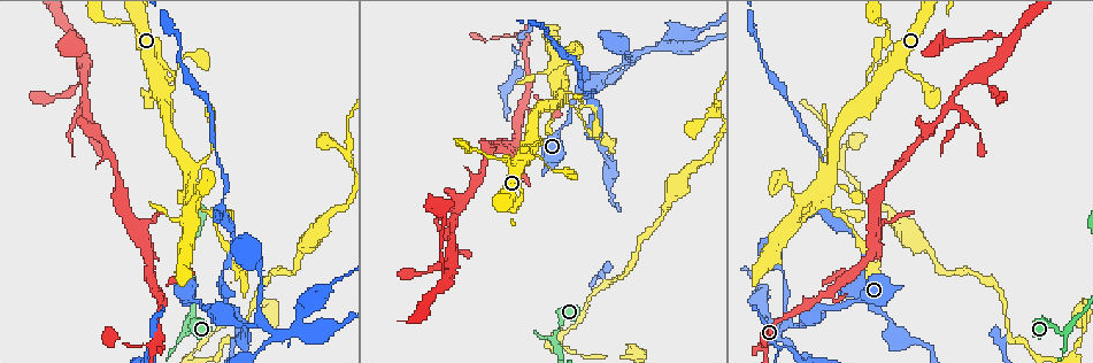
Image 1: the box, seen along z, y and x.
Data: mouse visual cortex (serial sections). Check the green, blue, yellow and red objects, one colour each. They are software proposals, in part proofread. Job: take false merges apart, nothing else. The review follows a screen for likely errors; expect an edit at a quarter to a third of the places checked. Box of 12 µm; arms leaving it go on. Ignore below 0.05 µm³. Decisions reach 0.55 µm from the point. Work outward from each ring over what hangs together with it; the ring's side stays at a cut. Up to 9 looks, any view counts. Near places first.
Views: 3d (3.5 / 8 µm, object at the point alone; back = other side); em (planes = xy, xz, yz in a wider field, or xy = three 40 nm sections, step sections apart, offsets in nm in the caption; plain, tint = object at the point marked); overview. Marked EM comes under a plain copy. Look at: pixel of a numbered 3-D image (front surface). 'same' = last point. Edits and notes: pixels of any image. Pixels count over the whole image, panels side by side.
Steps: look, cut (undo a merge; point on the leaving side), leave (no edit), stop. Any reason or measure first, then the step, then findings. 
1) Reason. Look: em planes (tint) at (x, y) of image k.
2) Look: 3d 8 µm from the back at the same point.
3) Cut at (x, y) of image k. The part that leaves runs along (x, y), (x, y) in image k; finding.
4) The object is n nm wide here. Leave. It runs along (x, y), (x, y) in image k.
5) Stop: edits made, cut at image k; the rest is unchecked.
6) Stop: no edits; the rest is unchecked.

Sharp bend. Look: em planes (tint) at (553, 339) of image 1.

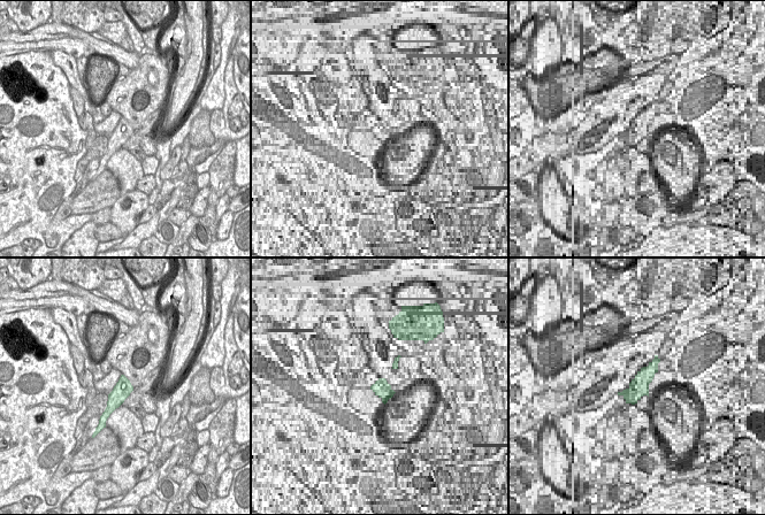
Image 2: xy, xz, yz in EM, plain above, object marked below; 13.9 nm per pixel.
Look: 3d 3.5 µm at the same point.

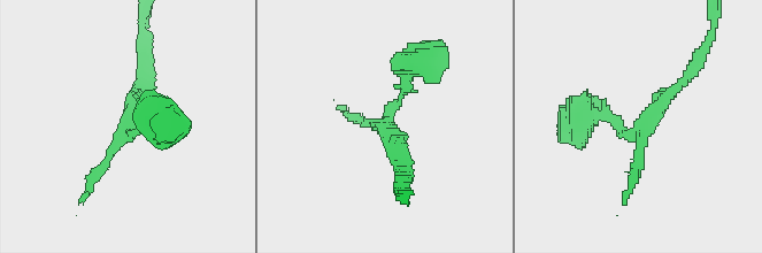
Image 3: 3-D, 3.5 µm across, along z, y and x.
Leave. It runs along (578, 122), (608, 115), (638, 132), (691, 73) in image 3; continuous, no second cell.

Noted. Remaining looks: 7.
Three-way junction. Look: 3d 8 µm at (578, 108) of image 1.

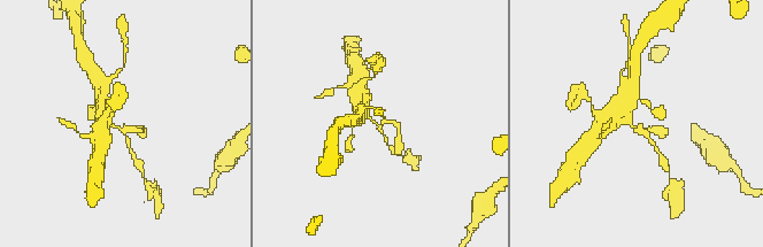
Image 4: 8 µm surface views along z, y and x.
3 arms meet here; the arms are 100, 200, 350 nm wide; need the tissue. Look: em xy step 1 (tint) at (638, 128) of image 4.

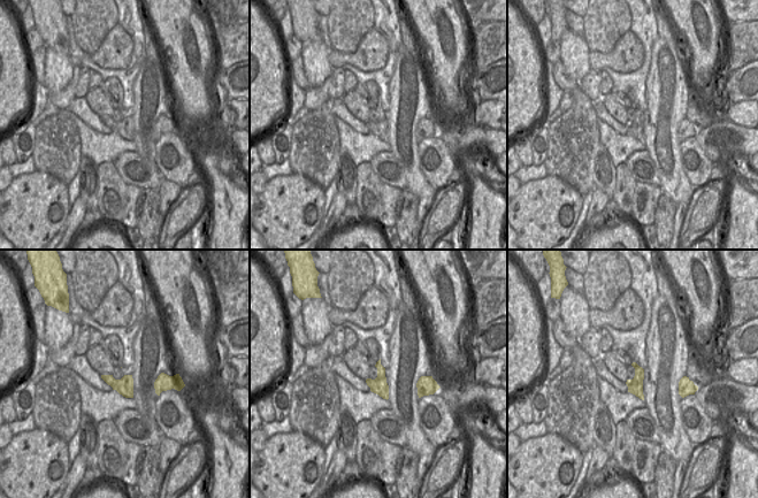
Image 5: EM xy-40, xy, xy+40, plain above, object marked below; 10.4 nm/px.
Cut at (132, 129) of image 4. A second cell is stuck on.

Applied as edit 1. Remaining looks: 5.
Look: overview.

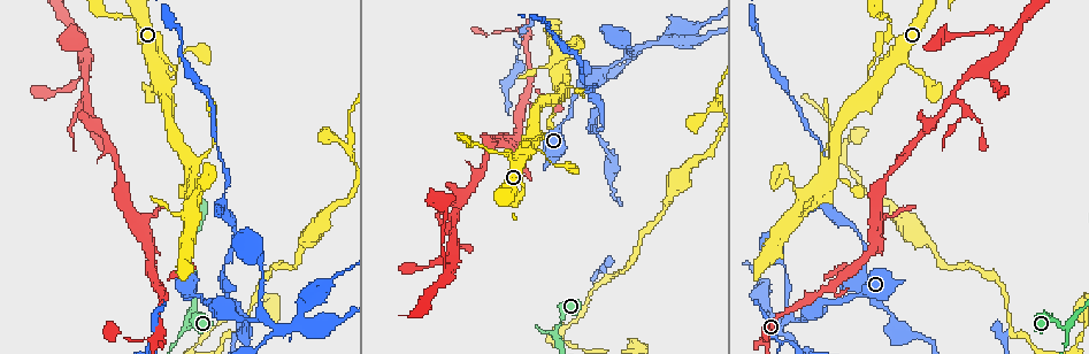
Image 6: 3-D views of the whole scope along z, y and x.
Sharp bend. Look: 3d 3.5 µm from the back at (553, 163) of image 6.

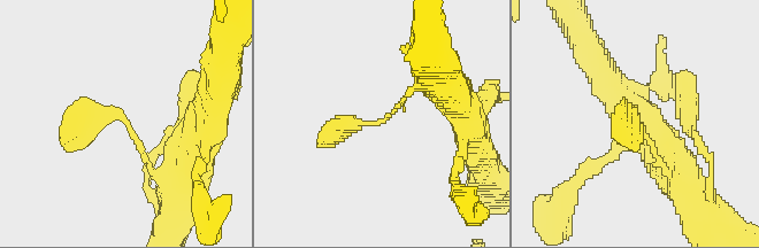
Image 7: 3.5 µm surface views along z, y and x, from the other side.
Look: em xy step 5 (tint) at (131, 131) of image 7.

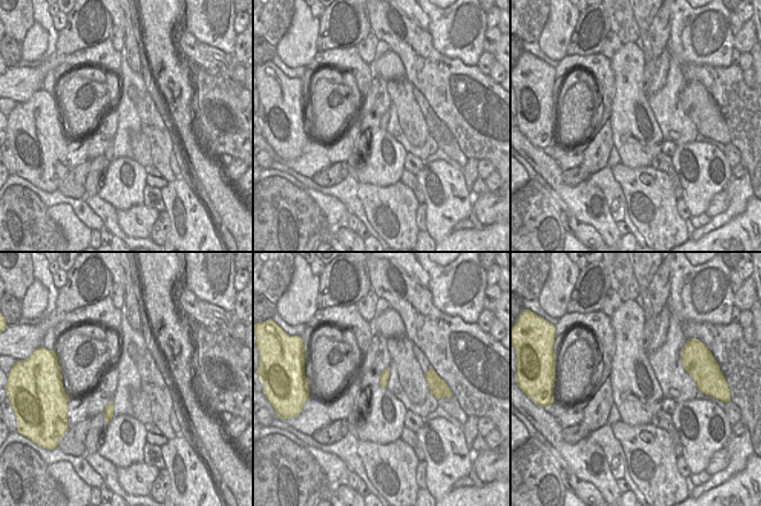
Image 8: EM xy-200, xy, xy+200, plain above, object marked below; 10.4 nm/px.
Leave. It runs along (182, 181), (146, 164), (122, 118), (68, 132) in image 7; all the same cell.

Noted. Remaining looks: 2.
Three-way junction. Look: 3d 3.5 µm at (779, 319) of image 6.

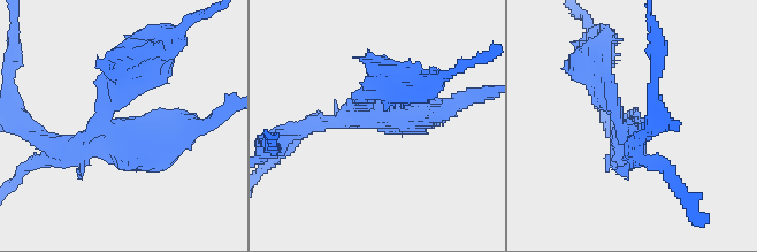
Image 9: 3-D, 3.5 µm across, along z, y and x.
Cut at (112, 89) of image 9. A second cell is stuck on.

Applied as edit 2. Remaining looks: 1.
Stop: edits made, cut at image 4, cut at image 9; the rest is unchecked.

